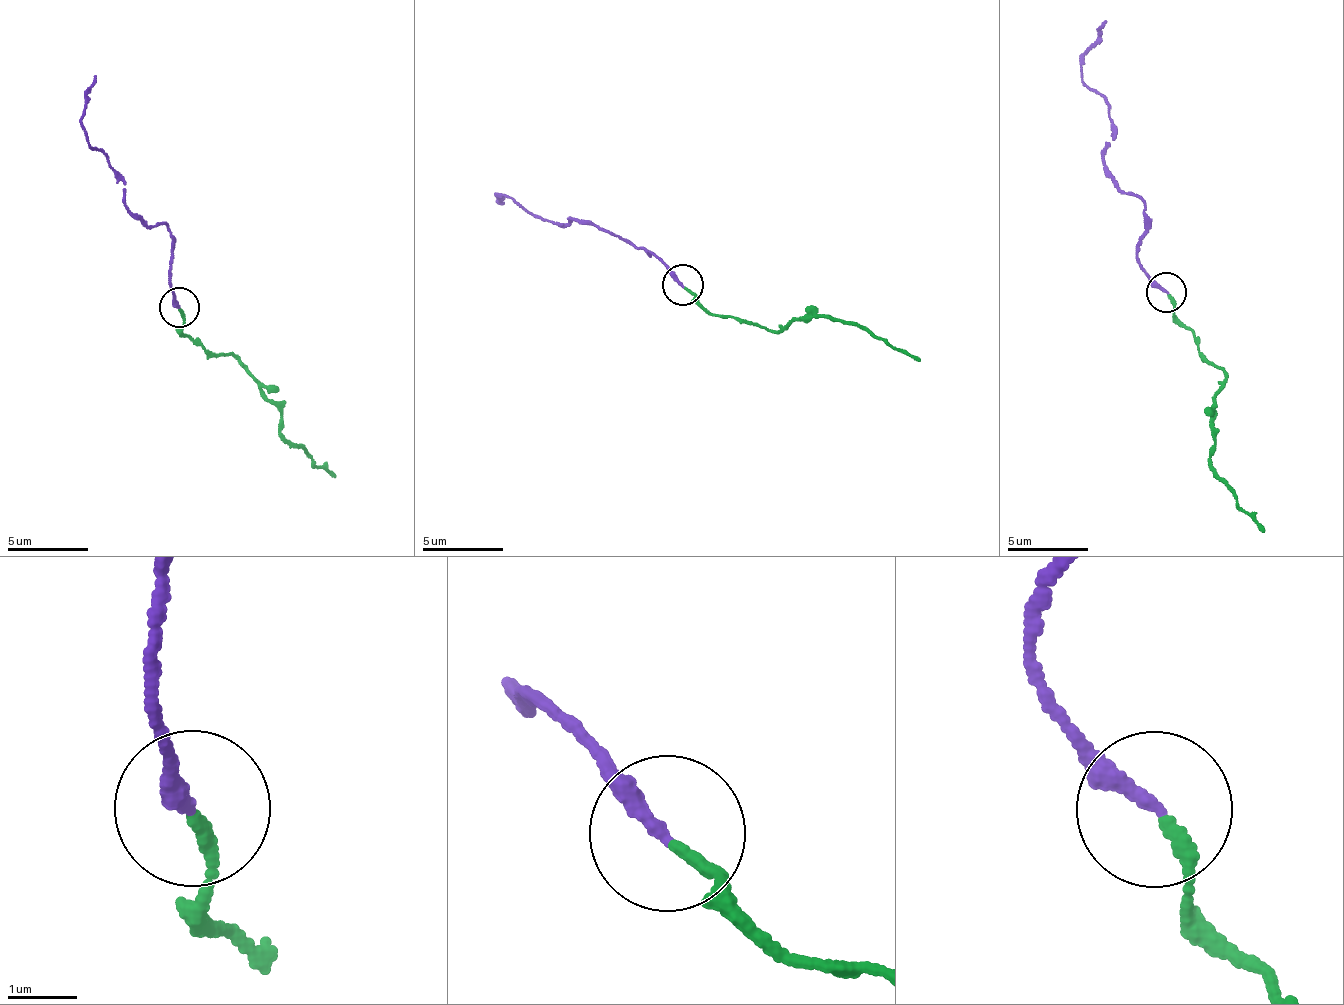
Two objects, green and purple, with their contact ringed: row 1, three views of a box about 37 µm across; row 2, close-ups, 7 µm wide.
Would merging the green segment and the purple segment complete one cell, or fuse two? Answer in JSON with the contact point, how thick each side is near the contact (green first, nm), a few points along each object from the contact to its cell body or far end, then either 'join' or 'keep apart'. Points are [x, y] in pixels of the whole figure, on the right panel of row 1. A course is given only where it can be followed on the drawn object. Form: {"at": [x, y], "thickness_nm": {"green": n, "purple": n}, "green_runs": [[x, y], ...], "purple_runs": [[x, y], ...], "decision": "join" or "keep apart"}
{"at": [1166, 292], "thickness_nm": {"green": 180, "purple": 240}, "green_runs": [[1168, 292], [1175, 318], [1194, 335], [1223, 375], [1211, 429], [1210, 462], [1216, 478], [1263, 531]], "purple_runs": [[1165, 293], [1136, 256], [1145, 209], [1103, 161], [1109, 109], [1081, 76], [1083, 51], [1105, 20]], "decision": "join"}

